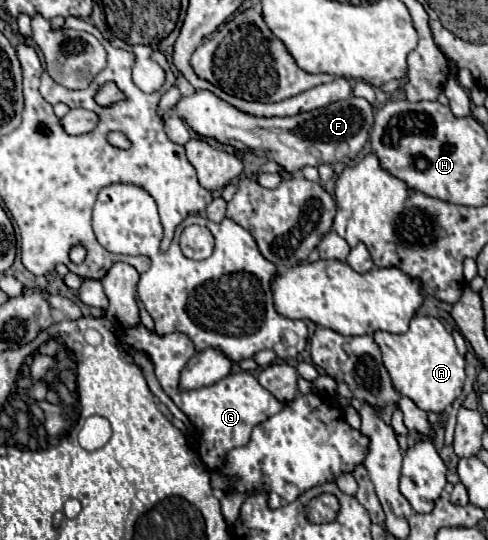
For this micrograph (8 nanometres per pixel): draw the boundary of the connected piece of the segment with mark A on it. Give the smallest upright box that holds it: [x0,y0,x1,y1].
[374,316,466,412]

